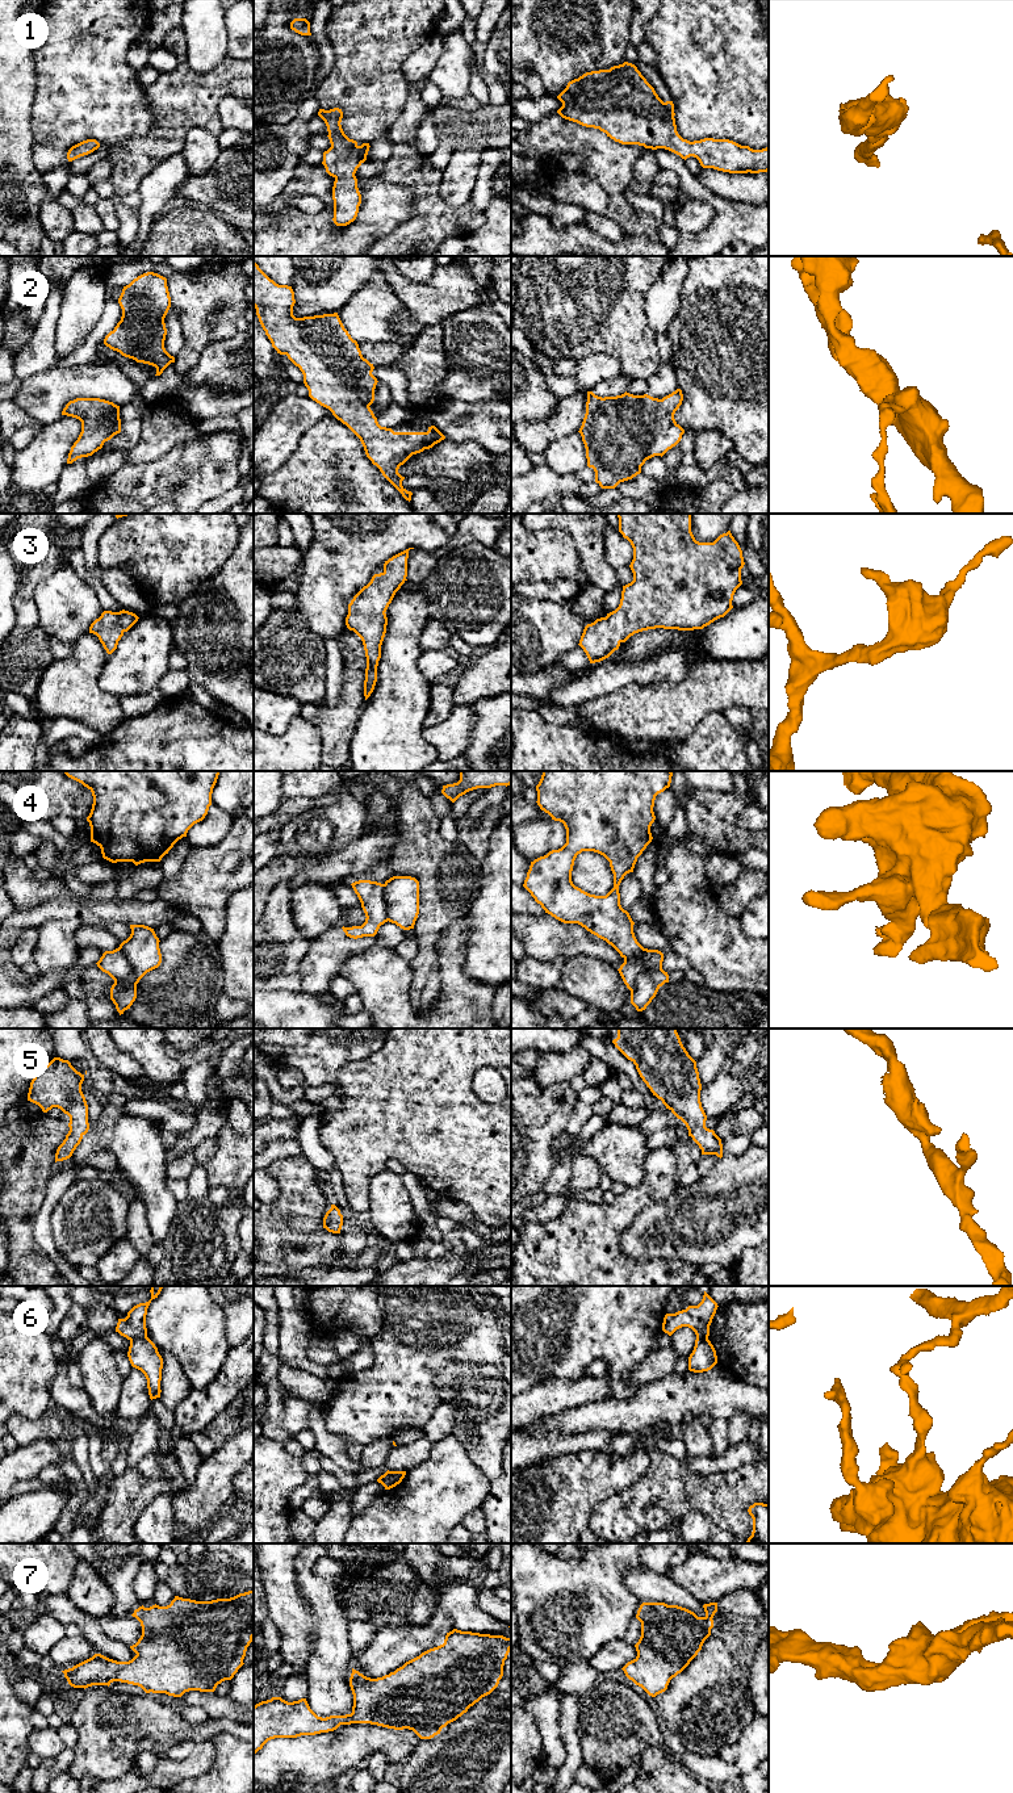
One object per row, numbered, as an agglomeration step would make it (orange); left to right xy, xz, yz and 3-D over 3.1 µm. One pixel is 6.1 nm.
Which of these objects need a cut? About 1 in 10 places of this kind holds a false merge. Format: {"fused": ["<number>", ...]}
{"fused": ["4", "6"]}

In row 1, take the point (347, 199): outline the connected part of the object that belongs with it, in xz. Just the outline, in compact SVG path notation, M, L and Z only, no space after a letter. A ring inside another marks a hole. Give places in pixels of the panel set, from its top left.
M339 108L319 109L318 116L325 121L331 147L323 152L322 164L335 179L332 187L334 223L347 226L353 222L361 204L361 194L355 176L357 168L367 160L369 143L357 144L342 129L343 112Z

